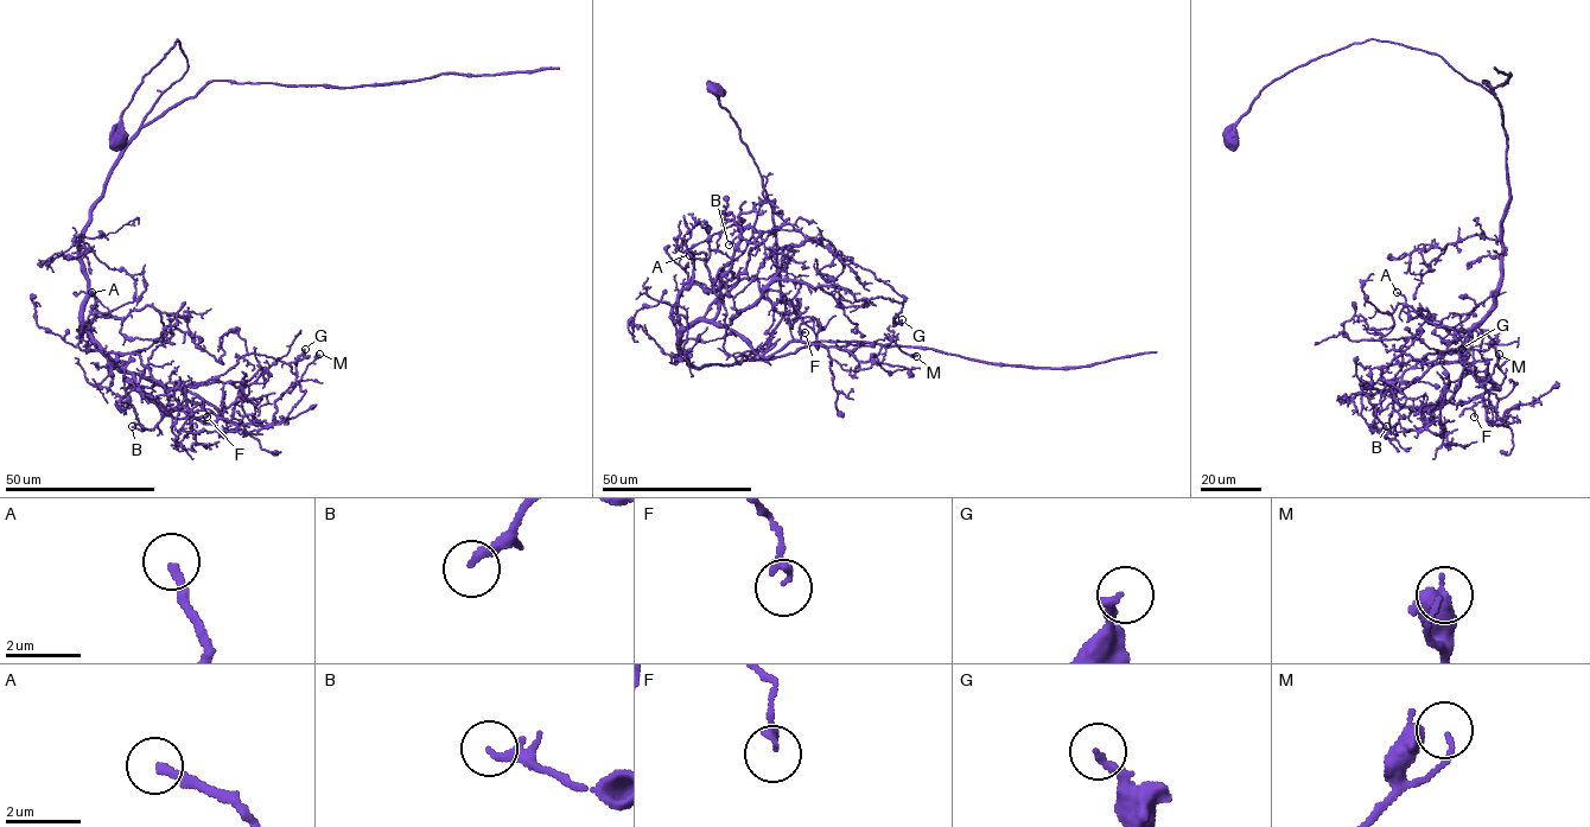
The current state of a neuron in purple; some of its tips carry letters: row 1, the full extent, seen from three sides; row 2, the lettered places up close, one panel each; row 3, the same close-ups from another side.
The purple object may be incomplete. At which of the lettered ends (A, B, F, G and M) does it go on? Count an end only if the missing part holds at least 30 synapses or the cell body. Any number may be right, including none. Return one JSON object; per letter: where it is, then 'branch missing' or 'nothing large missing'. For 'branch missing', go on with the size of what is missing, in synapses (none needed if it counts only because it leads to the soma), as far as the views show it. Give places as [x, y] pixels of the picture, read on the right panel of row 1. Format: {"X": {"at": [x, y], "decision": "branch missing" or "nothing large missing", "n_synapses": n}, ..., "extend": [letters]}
{"A": {"at": [1397, 292], "decision": "nothing large missing"}, "B": {"at": [1386, 426], "decision": "nothing large missing"}, "F": {"at": [1474, 417], "decision": "nothing large missing"}, "G": {"at": [1462, 349], "decision": "nothing large missing"}, "M": {"at": [1499, 354], "decision": "nothing large missing"}, "extend": []}

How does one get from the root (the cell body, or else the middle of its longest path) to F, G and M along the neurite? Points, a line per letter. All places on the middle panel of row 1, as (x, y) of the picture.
F: (712, 90), (771, 205), (784, 313), (750, 360), (678, 360), (700, 320), (764, 357), (805, 332)
G: (712, 90), (771, 205), (784, 313), (750, 360), (678, 360), (776, 280), (902, 319)
M: (712, 90), (771, 205), (784, 313), (750, 360), (678, 360), (700, 320), (764, 357), (793, 342), (916, 356)

